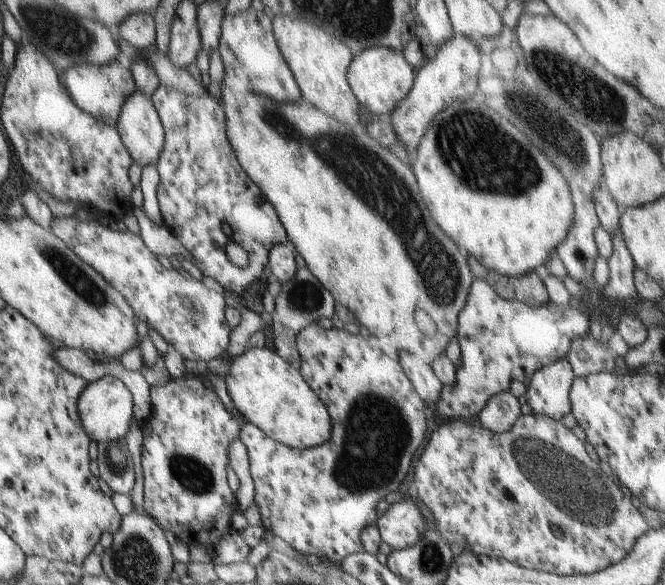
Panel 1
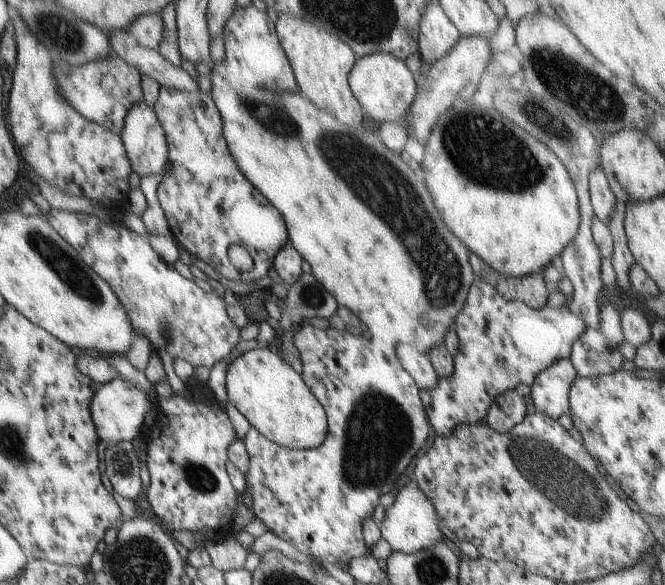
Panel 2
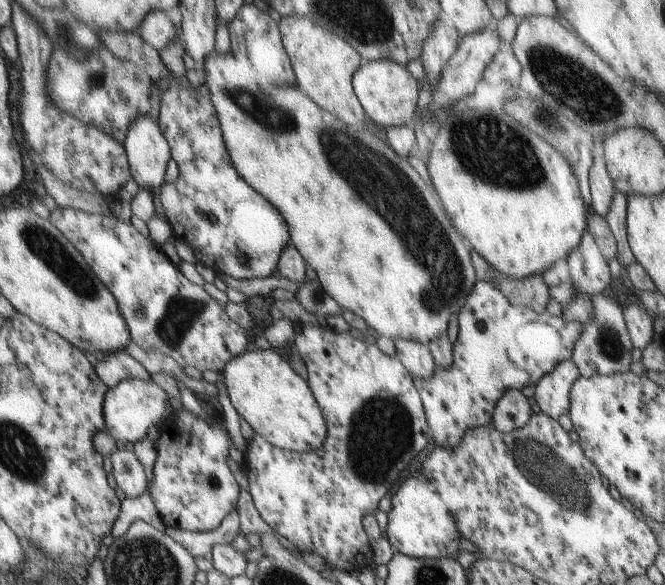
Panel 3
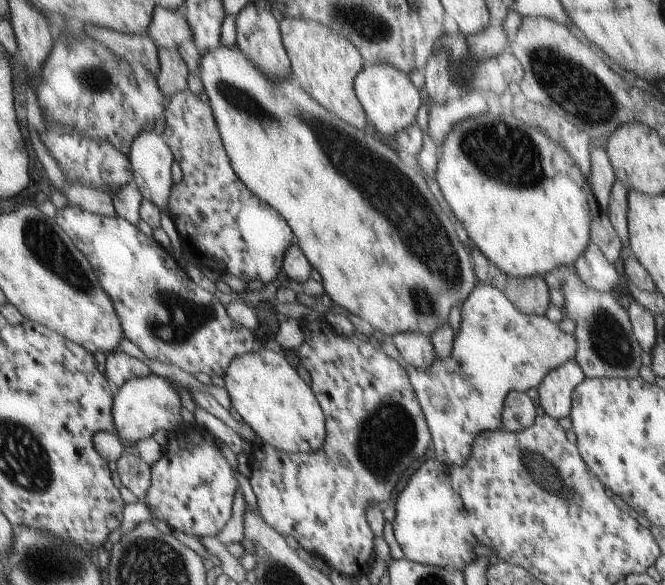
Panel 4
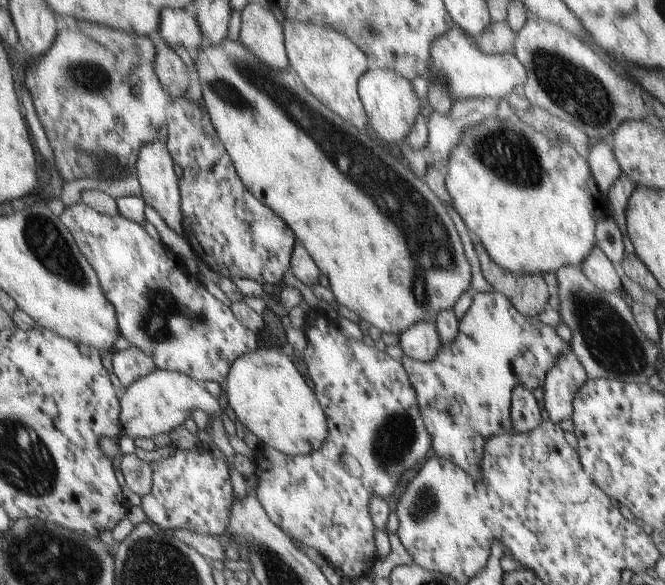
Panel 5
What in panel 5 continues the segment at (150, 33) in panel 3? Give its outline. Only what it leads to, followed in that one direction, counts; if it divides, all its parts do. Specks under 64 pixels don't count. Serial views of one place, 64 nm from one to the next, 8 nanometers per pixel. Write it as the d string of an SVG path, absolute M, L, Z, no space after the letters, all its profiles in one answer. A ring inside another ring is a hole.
M192 8L164 10L163 24L160 30L156 30L157 38L171 49L178 44L190 50L204 46L205 39L196 18L198 16Z

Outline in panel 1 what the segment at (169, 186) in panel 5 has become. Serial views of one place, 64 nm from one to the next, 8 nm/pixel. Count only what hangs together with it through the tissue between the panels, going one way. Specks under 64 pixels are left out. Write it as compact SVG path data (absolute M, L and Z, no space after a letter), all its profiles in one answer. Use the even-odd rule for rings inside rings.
M137 88L136 94L128 98L120 117L119 131L131 150L135 164L142 168L146 164L159 164L165 149L166 132L151 95Z

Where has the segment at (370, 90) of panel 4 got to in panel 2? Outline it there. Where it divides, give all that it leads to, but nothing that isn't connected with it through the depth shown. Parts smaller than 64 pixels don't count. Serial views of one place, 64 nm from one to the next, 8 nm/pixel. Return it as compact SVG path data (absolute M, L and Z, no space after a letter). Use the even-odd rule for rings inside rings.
M376 52L376 54L368 54L367 57L362 56L362 58L358 56L352 66L352 72L348 74L348 82L356 100L364 108L364 112L380 124L404 120L404 112L408 110L408 106L412 108L415 102L414 74L410 76L410 70L406 68L402 59L387 52Z

